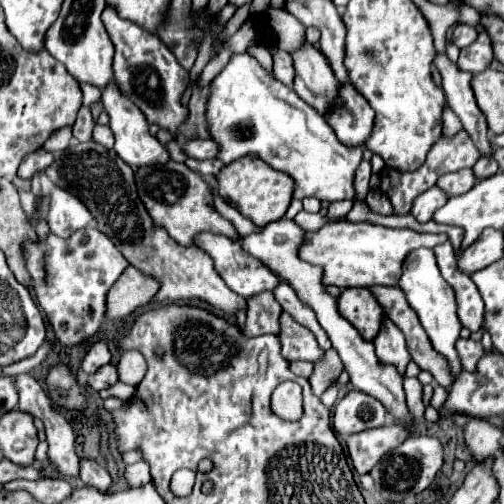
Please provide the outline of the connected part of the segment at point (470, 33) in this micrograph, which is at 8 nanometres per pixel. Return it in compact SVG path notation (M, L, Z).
M459 24L455 30L453 30L453 36L451 36L451 42L457 46L457 48L465 48L469 46L473 40L477 38L477 30L469 24Z

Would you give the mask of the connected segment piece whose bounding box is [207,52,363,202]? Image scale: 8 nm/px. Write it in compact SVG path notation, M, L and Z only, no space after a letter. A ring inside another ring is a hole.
M237 54L229 60L229 64L223 68L221 74L215 76L211 82L211 96L207 102L207 120L209 130L213 134L213 140L219 144L219 160L225 164L231 164L247 154L257 154L261 160L265 160L271 168L285 172L293 178L295 190L293 198L303 200L307 196L315 196L319 200L337 202L337 200L353 200L357 202L357 192L353 190L353 174L363 160L363 148L347 148L341 144L333 132L333 128L327 124L327 120L307 106L293 88L281 84L277 78L271 78L265 68L251 56L251 54Z

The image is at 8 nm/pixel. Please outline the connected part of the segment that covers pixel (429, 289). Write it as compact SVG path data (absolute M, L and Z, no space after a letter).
M431 248L413 250L413 254L409 254L409 258L405 258L403 274L401 274L397 286L403 290L409 306L417 312L425 332L429 334L433 348L449 360L451 372L457 376L461 372L461 364L459 364L459 358L457 358L455 342L459 340L459 330L463 326L457 318L455 294L453 294L451 286L441 278L441 272L439 272L439 266L437 266L437 260L435 260L435 252Z

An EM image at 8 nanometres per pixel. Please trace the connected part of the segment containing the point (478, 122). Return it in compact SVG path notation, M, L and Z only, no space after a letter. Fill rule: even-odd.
M445 54L435 58L435 66L441 72L443 78L443 92L447 98L449 108L459 116L463 130L469 134L481 156L493 156L491 144L489 144L489 130L483 112L477 108L471 79L473 74L459 70Z

